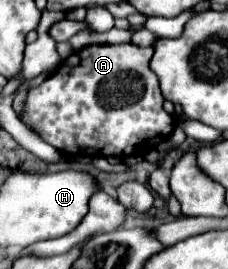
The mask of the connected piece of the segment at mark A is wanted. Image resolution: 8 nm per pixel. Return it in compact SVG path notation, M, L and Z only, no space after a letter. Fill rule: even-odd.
M134 43L90 45L74 51L40 87L30 89L18 117L42 141L66 155L146 155L176 125L176 119L162 107L164 97L158 77L148 67L150 57L152 47L138 47Z

